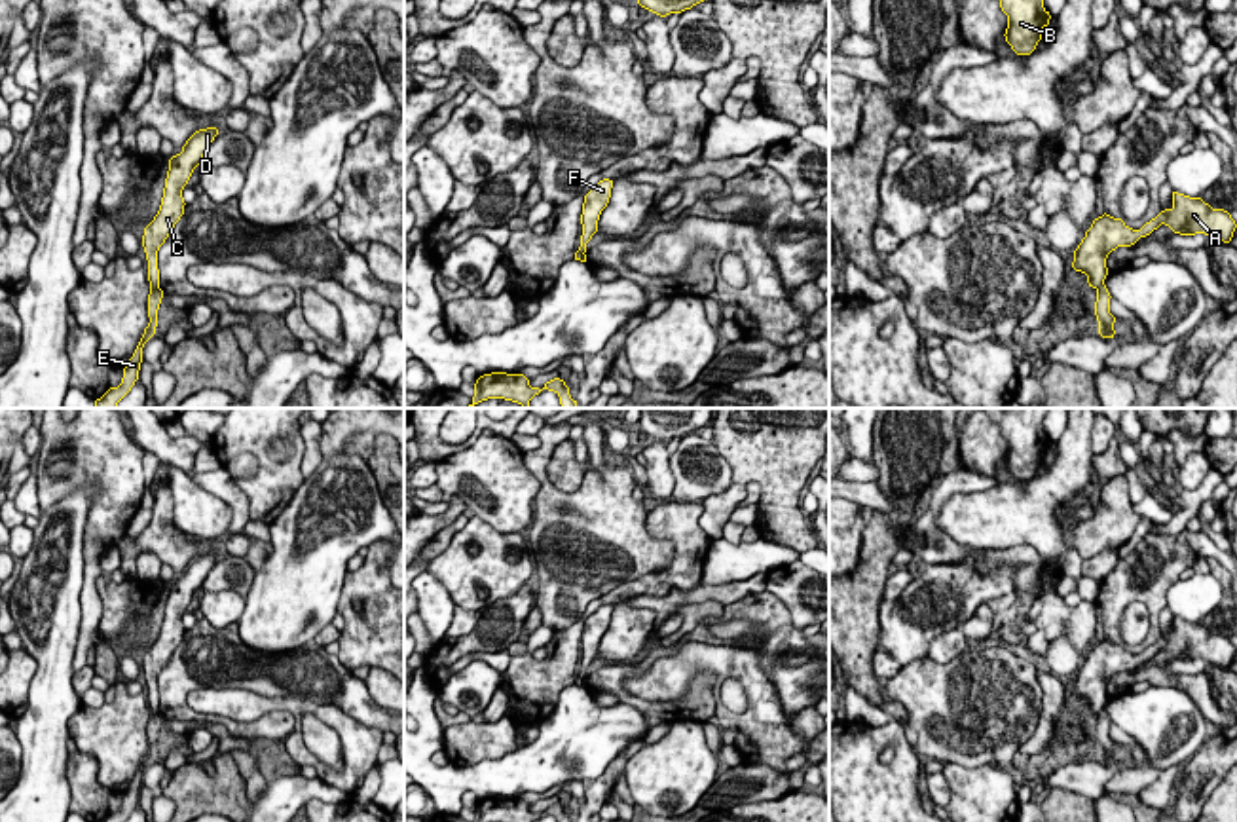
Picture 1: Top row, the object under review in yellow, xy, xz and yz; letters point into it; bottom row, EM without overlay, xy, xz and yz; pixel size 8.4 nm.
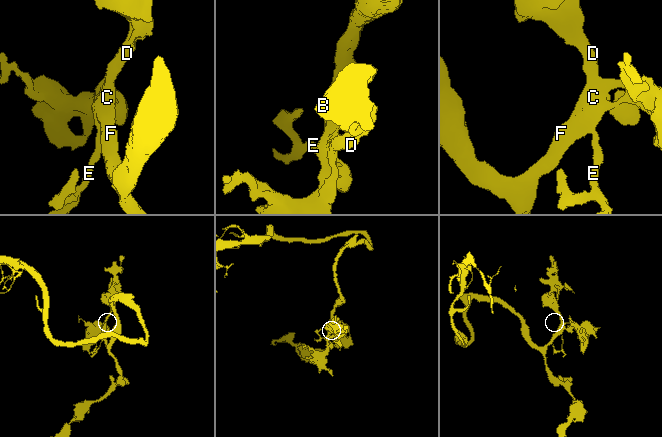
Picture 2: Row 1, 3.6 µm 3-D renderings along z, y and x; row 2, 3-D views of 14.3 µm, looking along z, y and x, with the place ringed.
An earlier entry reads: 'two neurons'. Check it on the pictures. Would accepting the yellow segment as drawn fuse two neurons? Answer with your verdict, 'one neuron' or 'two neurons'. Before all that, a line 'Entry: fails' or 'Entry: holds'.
Entry: holds
two neurons

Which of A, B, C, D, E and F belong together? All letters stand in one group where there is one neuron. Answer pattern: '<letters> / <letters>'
A B C D F / E

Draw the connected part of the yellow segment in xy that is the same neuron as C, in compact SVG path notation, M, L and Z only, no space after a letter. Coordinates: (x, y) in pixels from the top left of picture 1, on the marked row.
M216 127L195 131L182 152L169 159L169 171L165 178L163 197L157 215L144 228L142 247L148 260L148 281L150 287L159 287L157 251L169 237L175 224L184 215L182 190L188 184L194 169L201 163L203 154L218 135Z

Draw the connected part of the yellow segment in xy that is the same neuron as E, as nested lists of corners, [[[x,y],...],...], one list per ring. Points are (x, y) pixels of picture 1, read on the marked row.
[[[150,287],[148,294],[148,317],[150,323],[144,328],[144,334],[129,359],[127,366],[123,368],[123,378],[118,387],[110,387],[101,399],[95,401],[95,408],[116,408],[118,402],[131,391],[135,382],[138,380],[138,370],[142,363],[142,347],[144,344],[156,334],[157,327],[157,309],[163,298],[163,290],[159,287]]]

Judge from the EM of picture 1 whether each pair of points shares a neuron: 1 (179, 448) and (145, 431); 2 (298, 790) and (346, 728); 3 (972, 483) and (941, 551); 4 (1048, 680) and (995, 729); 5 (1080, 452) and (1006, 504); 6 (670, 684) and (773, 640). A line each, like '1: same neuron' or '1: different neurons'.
1: same neuron
2: different neurons
3: same neuron
4: different neurons
5: same neuron
6: different neurons

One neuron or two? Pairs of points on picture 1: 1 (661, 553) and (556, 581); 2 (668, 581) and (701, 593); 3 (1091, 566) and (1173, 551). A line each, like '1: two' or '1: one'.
1: one
2: two
3: two

